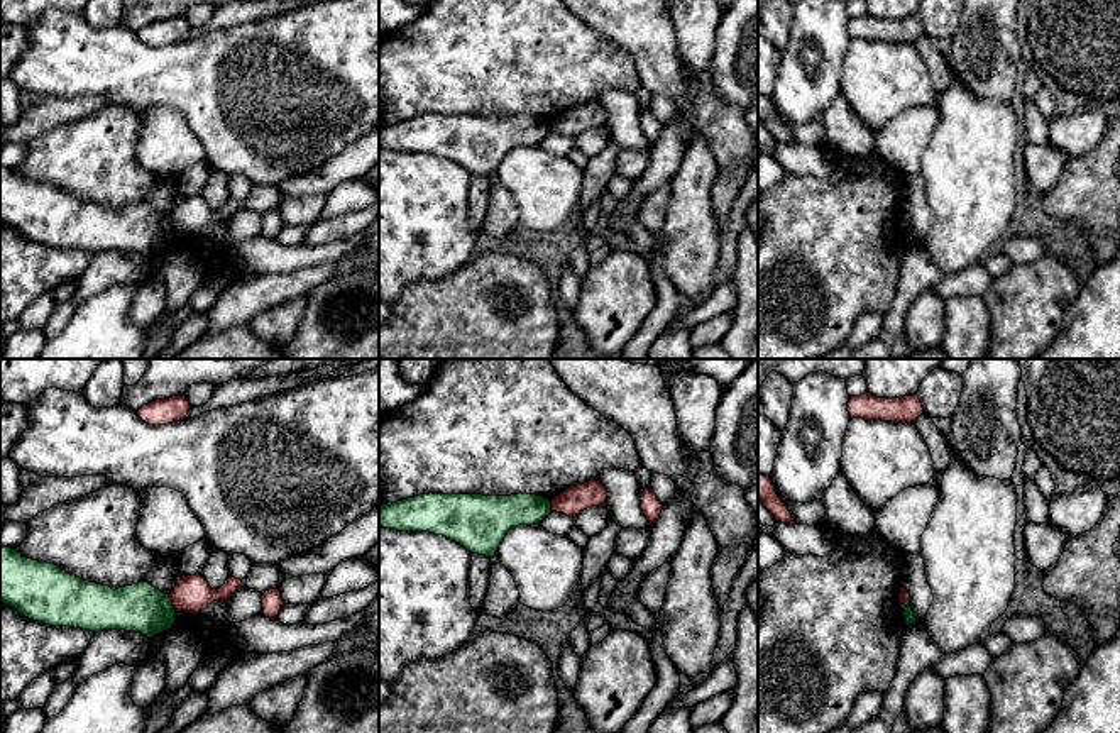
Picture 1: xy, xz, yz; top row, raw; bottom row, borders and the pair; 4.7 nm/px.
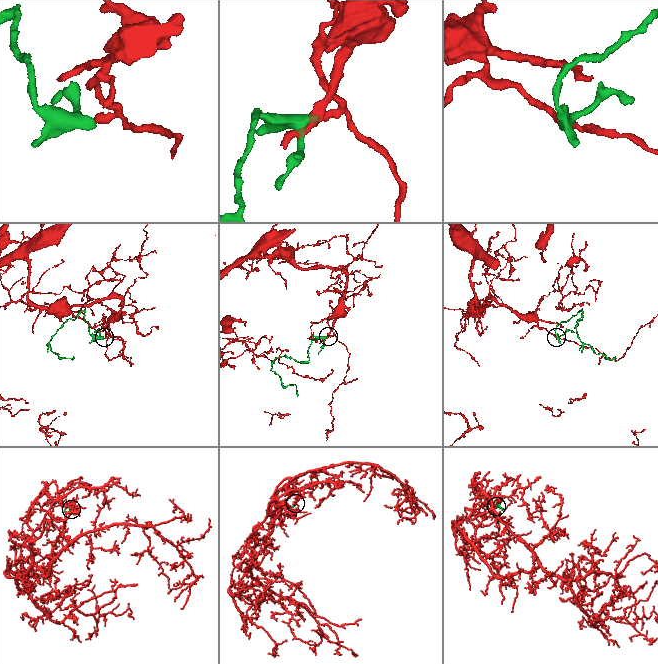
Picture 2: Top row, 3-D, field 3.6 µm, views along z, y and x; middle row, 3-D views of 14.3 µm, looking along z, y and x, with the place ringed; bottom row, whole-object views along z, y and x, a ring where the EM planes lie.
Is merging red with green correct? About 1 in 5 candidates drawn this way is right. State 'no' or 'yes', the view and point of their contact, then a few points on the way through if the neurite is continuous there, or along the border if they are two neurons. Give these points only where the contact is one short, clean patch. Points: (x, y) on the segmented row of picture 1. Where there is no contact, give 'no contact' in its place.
no | xy (173, 603) | along xy (168, 595), (176, 610)

